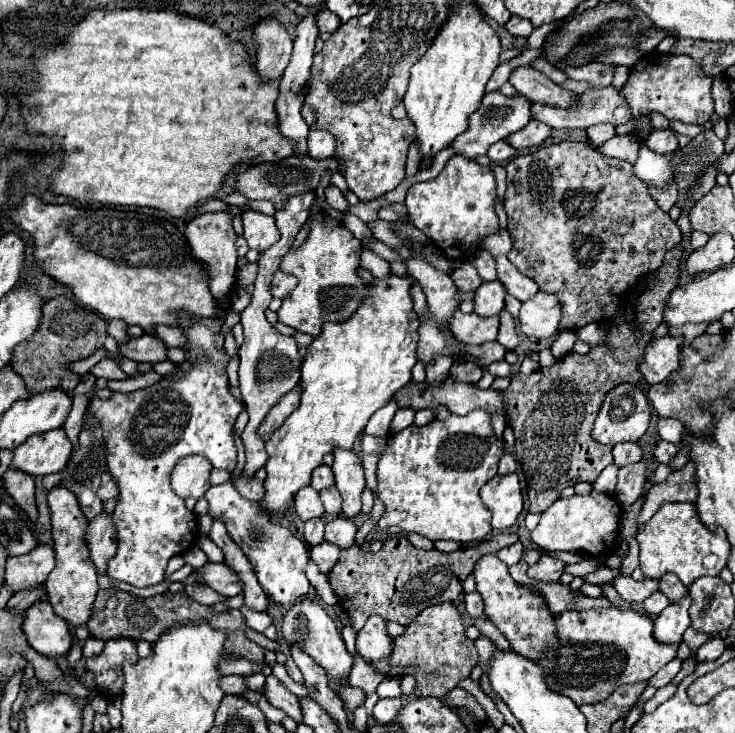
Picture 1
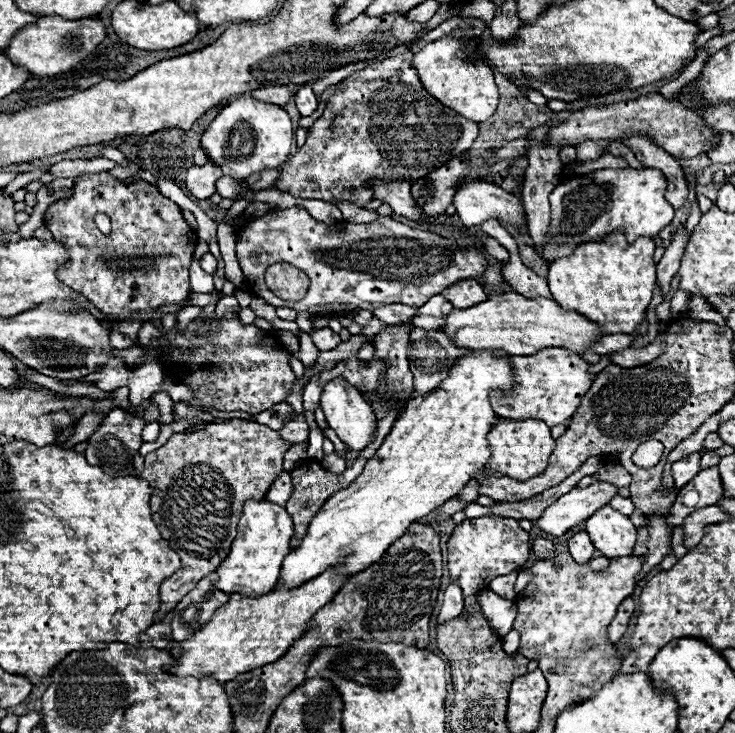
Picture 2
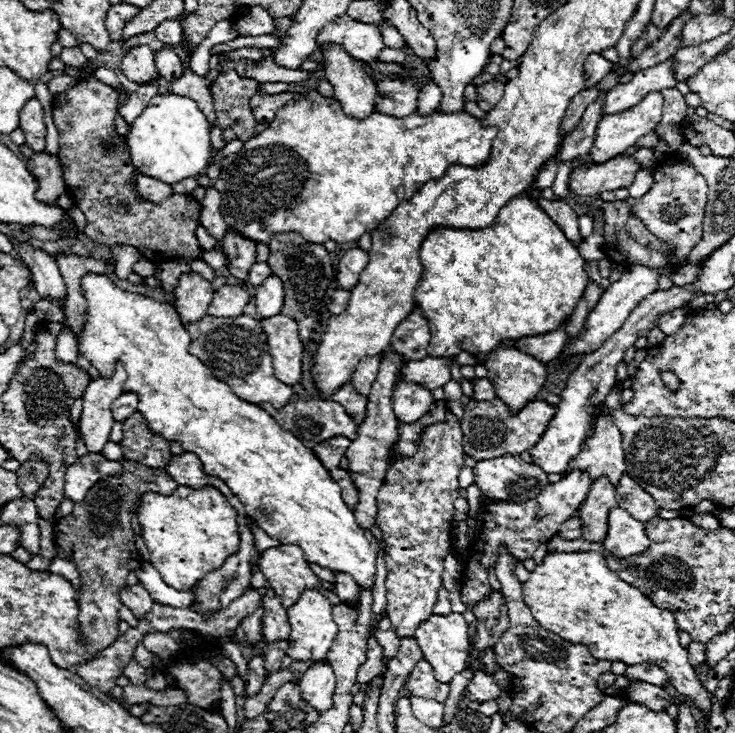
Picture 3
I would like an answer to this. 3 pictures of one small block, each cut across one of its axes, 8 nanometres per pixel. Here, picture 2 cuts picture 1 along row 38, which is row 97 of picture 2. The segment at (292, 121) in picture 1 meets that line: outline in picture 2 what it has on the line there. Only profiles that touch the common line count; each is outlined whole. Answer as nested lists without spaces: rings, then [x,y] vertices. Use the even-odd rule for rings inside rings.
[[[302,86],[296,94],[294,94],[294,102],[296,102],[296,108],[302,116],[310,116],[316,108],[318,108],[318,100],[312,92],[310,86]]]

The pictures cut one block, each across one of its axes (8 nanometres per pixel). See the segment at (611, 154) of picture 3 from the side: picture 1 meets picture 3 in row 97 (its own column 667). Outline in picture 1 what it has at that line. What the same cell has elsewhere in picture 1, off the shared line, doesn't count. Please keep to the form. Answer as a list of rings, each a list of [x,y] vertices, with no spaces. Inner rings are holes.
[[[612,606],[612,608],[592,608],[592,610],[584,610],[584,612],[570,610],[570,612],[558,614],[556,620],[554,620],[554,626],[556,626],[556,634],[558,634],[560,642],[552,650],[548,650],[542,658],[538,658],[536,664],[544,670],[546,686],[550,690],[562,694],[562,696],[572,698],[572,702],[576,706],[602,702],[604,698],[608,698],[622,684],[634,684],[634,682],[644,682],[644,680],[652,678],[664,664],[668,664],[676,656],[676,648],[678,648],[678,646],[664,646],[664,644],[654,642],[654,638],[652,638],[652,626],[654,626],[652,620],[648,616],[644,616],[642,612],[636,612],[634,608],[632,610],[618,610],[618,608]],[[590,646],[600,648],[600,654],[594,656],[594,658],[592,656],[582,656],[584,652],[580,652],[580,650],[586,650]]]

